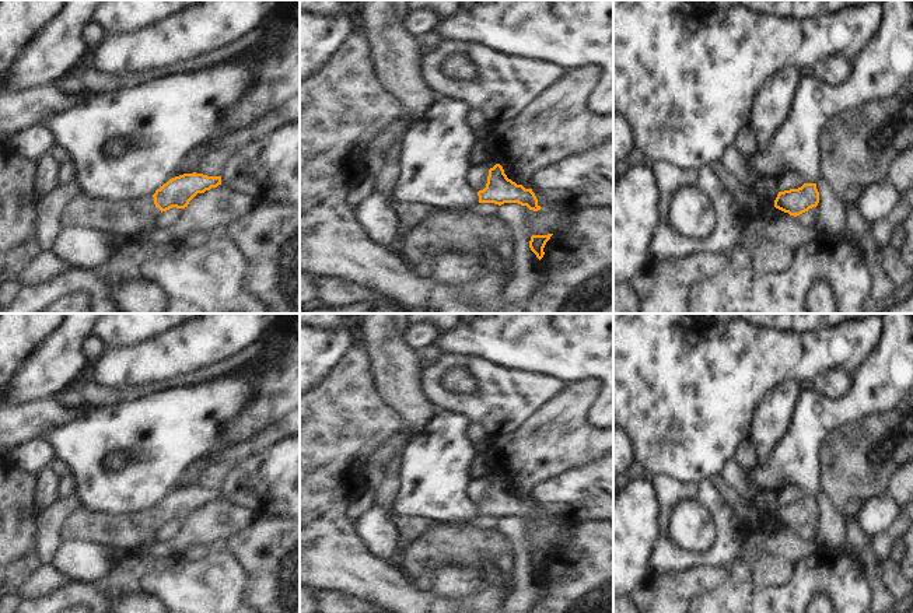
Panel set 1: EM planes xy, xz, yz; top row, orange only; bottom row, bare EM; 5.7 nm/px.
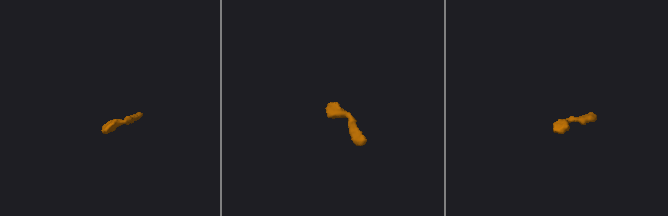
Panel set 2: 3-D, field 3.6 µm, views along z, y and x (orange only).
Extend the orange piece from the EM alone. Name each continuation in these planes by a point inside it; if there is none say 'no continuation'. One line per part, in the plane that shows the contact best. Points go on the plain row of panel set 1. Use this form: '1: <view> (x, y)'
1: xy (130, 531)

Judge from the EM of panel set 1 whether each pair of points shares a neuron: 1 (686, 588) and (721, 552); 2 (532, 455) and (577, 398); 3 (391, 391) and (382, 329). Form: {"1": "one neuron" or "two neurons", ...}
{"1": "two neurons", "2": "one neuron", "3": "one neuron"}

